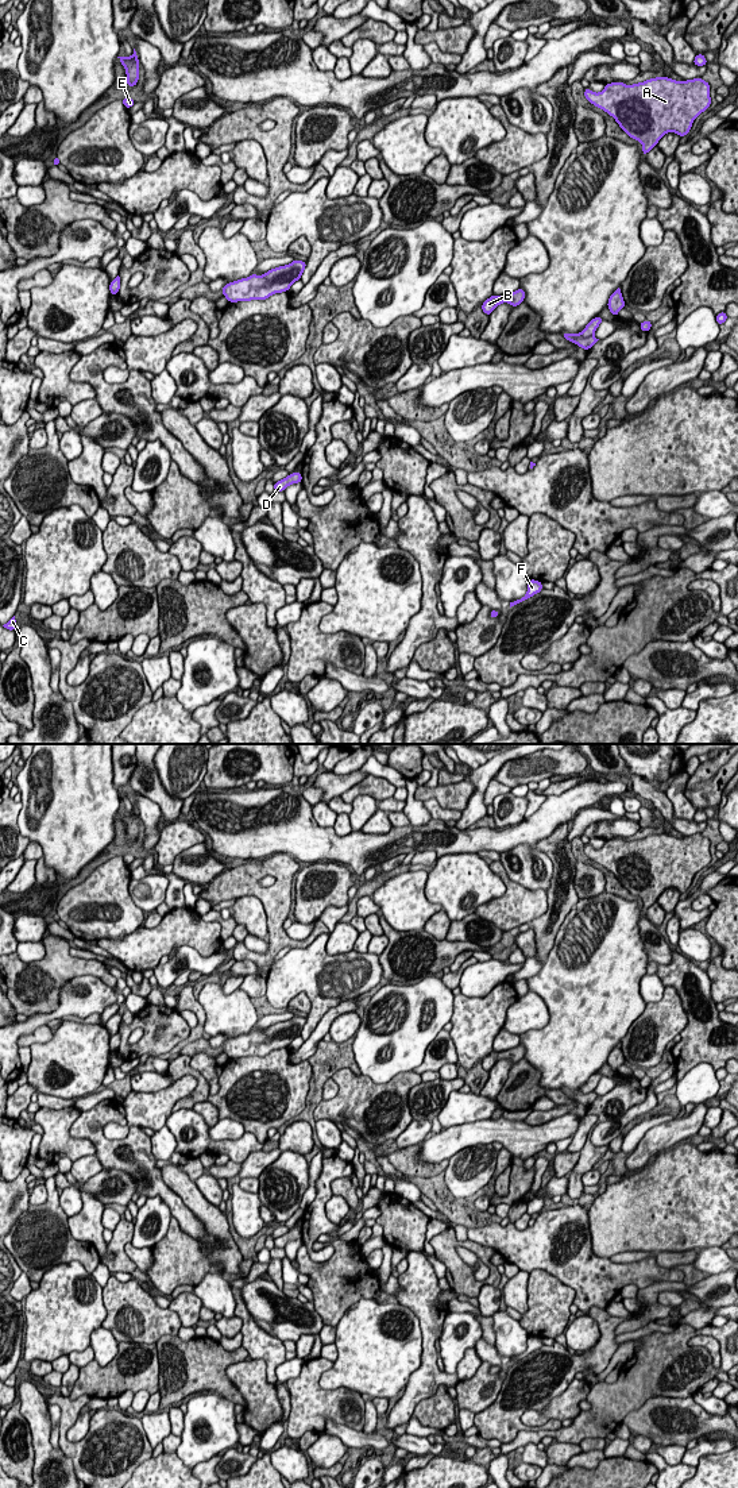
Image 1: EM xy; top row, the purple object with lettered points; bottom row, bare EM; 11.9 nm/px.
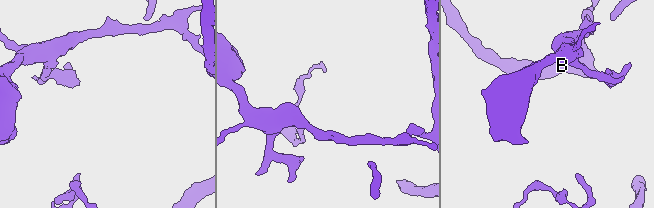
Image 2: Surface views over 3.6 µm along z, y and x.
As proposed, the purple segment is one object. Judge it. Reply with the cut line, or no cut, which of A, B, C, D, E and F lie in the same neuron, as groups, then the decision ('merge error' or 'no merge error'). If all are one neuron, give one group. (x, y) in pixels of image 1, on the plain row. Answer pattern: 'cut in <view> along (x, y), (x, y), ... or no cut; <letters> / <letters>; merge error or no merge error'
no cut; A B C D E F; no merge error

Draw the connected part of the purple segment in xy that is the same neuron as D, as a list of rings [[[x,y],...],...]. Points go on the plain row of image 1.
[[[295,1227],[295,1229],[291,1229],[290,1231],[287,1231],[286,1234],[278,1237],[274,1240],[274,1248],[285,1248],[285,1245],[289,1242],[289,1241],[293,1241],[293,1240],[300,1240],[302,1238],[302,1231],[301,1229]]]

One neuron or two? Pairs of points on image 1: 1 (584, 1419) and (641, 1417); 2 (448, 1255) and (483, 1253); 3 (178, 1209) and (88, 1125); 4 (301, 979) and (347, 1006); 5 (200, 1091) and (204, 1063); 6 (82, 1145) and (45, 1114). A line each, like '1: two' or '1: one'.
1: two
2: one
3: one
4: two
5: two
6: one

